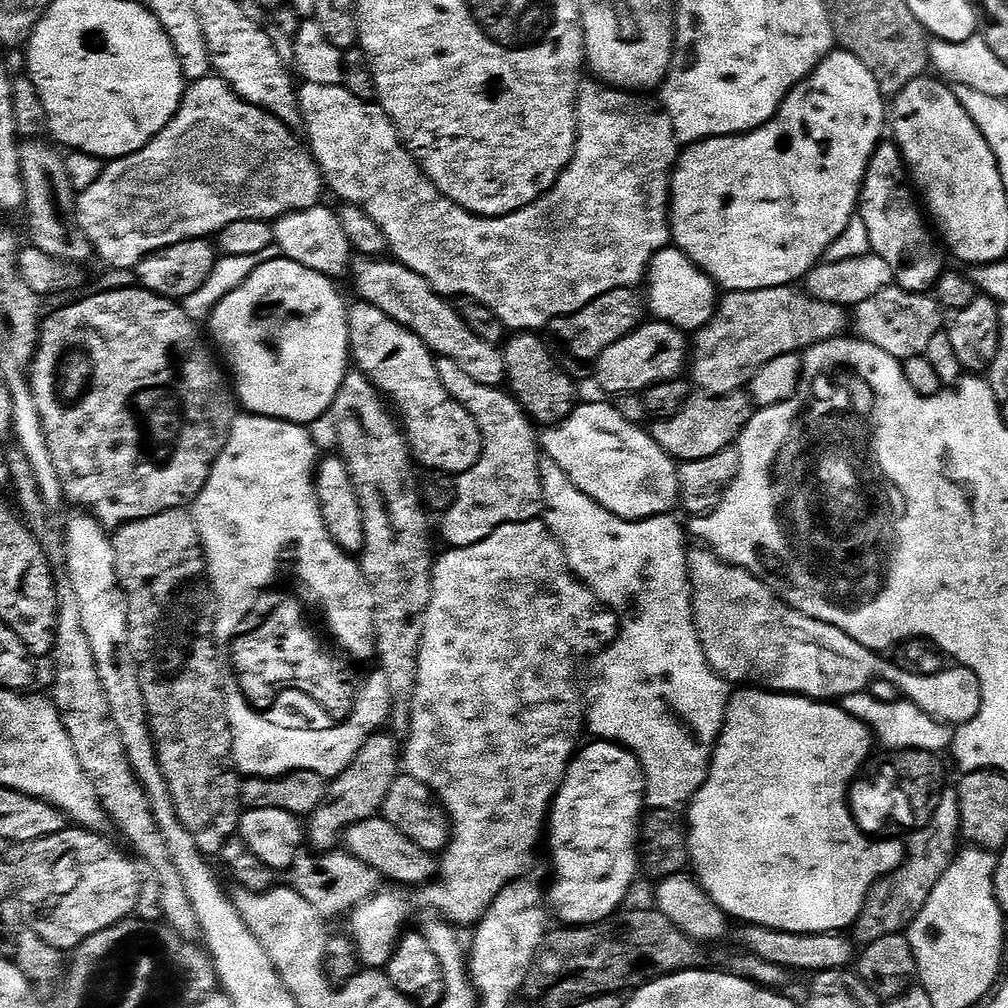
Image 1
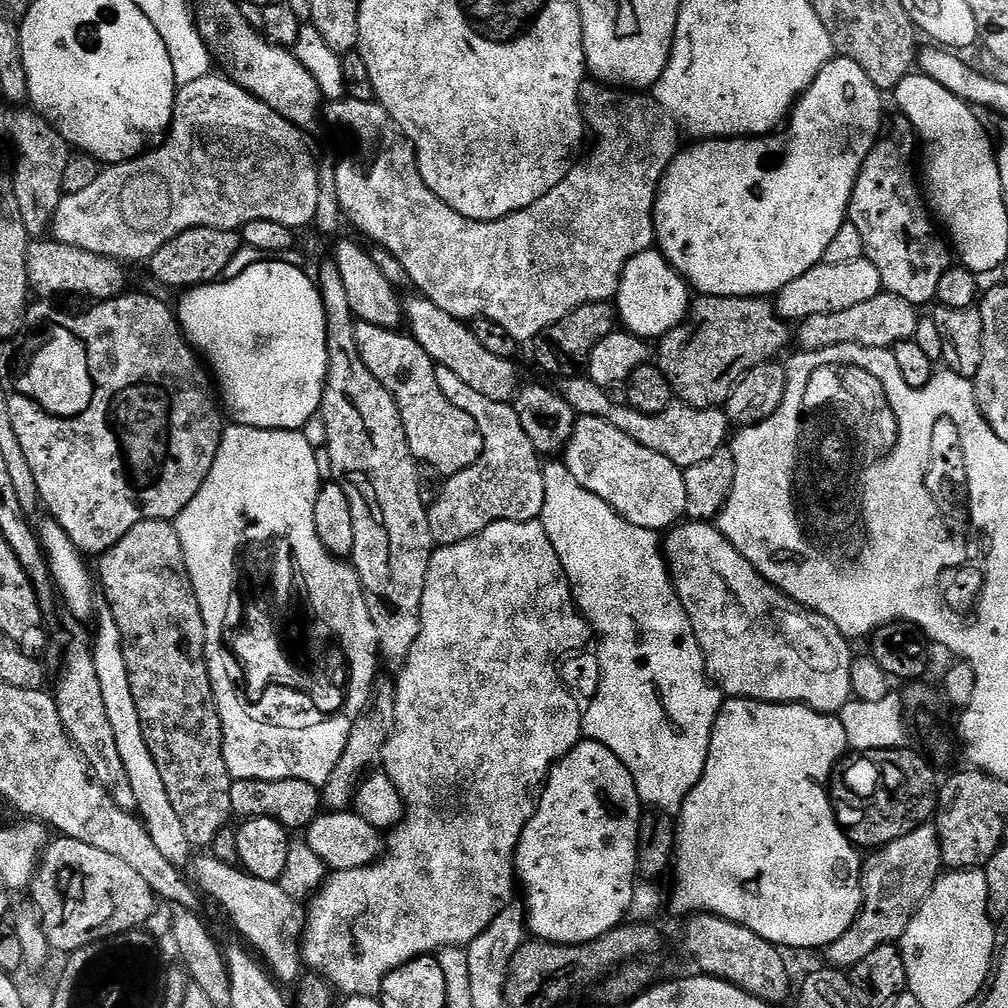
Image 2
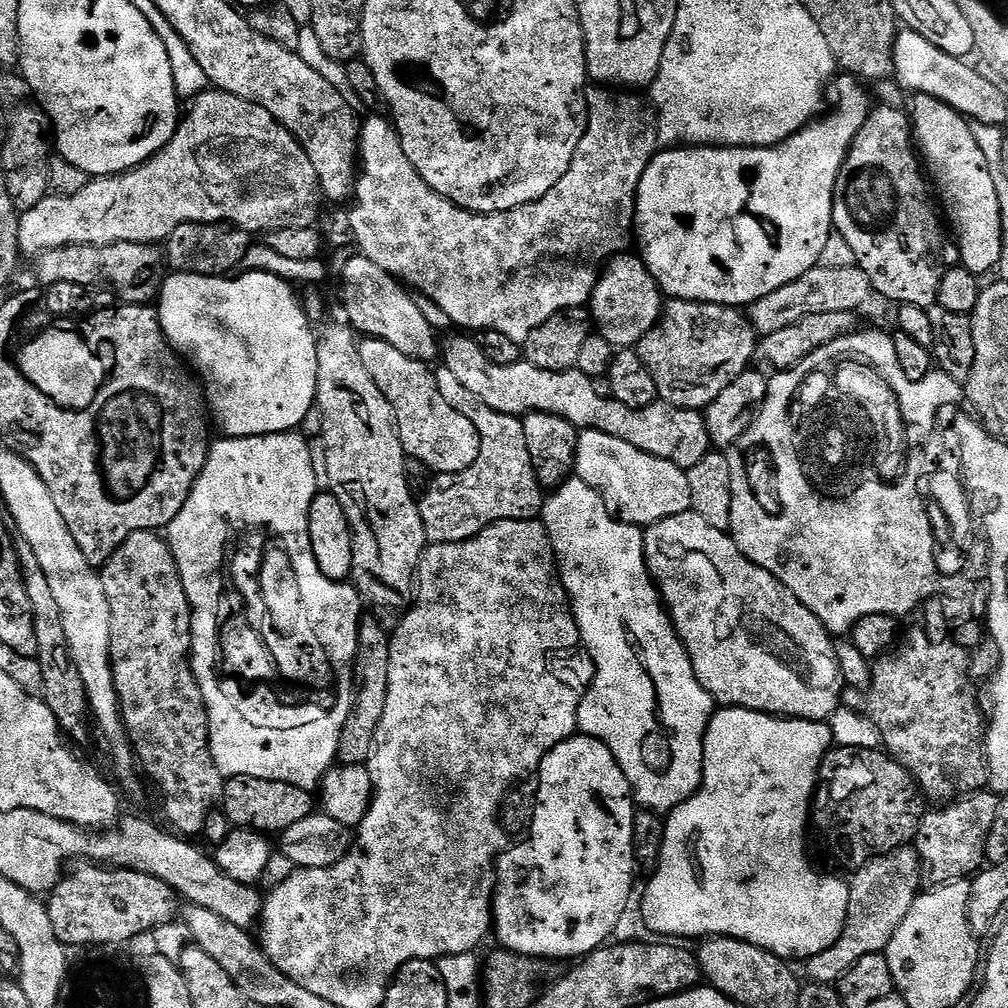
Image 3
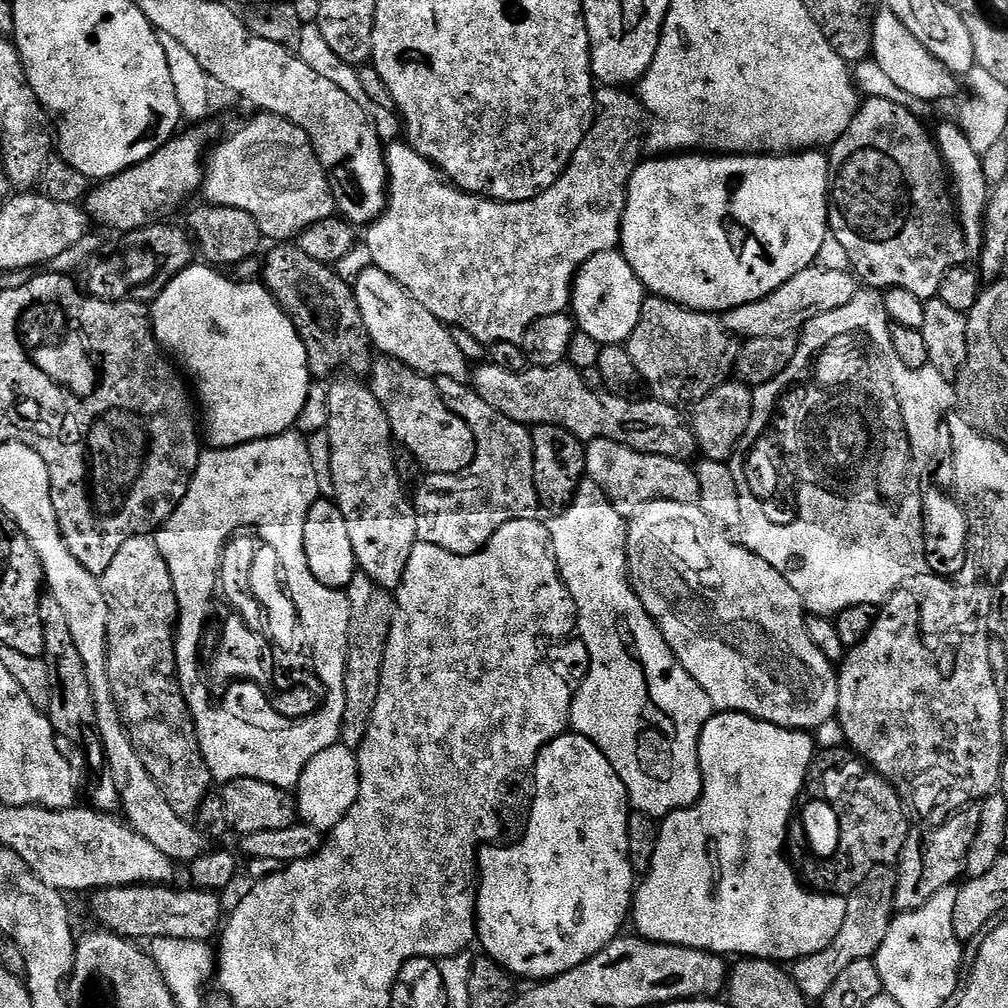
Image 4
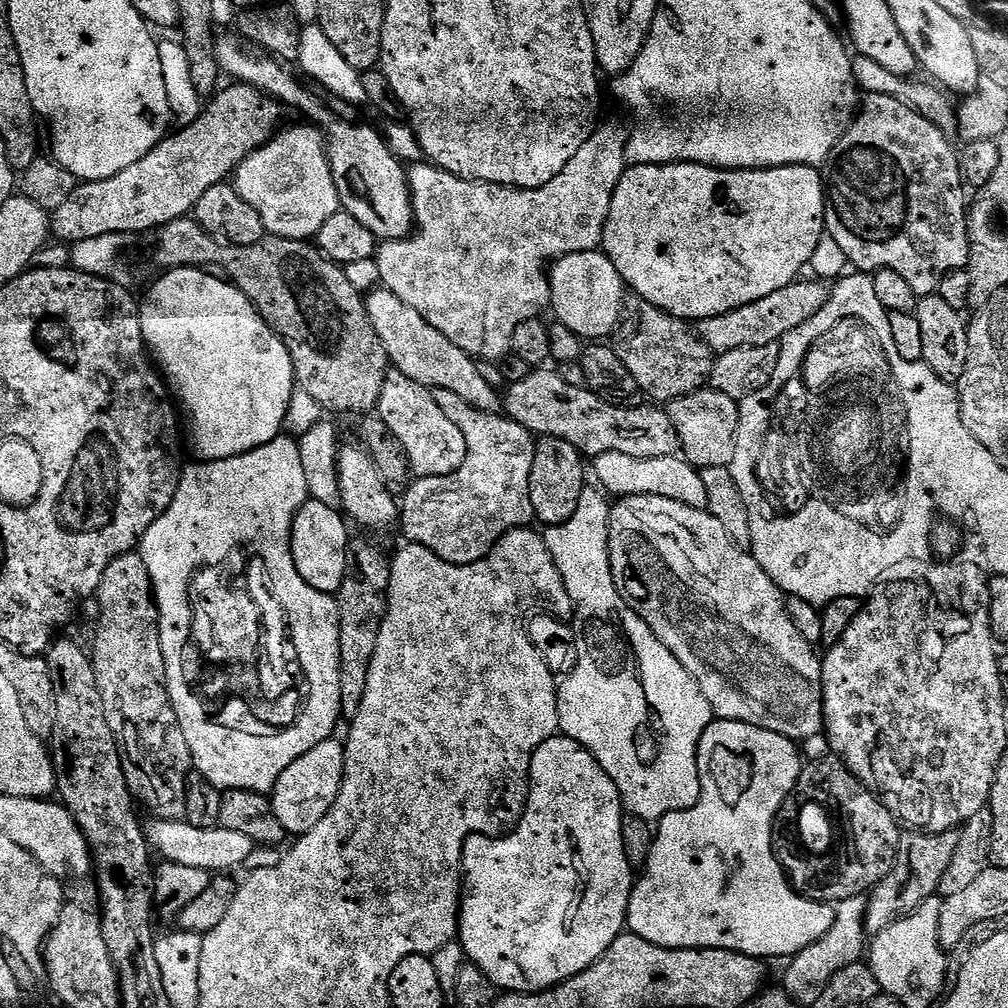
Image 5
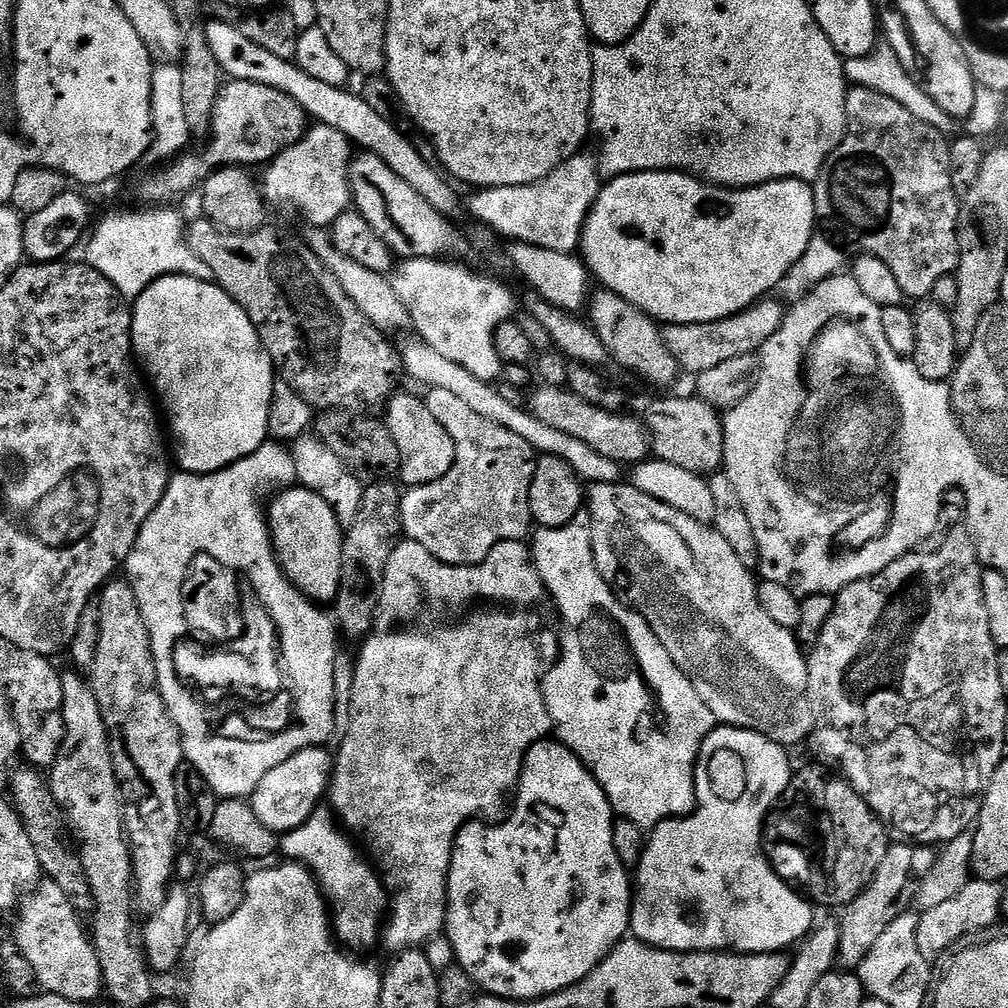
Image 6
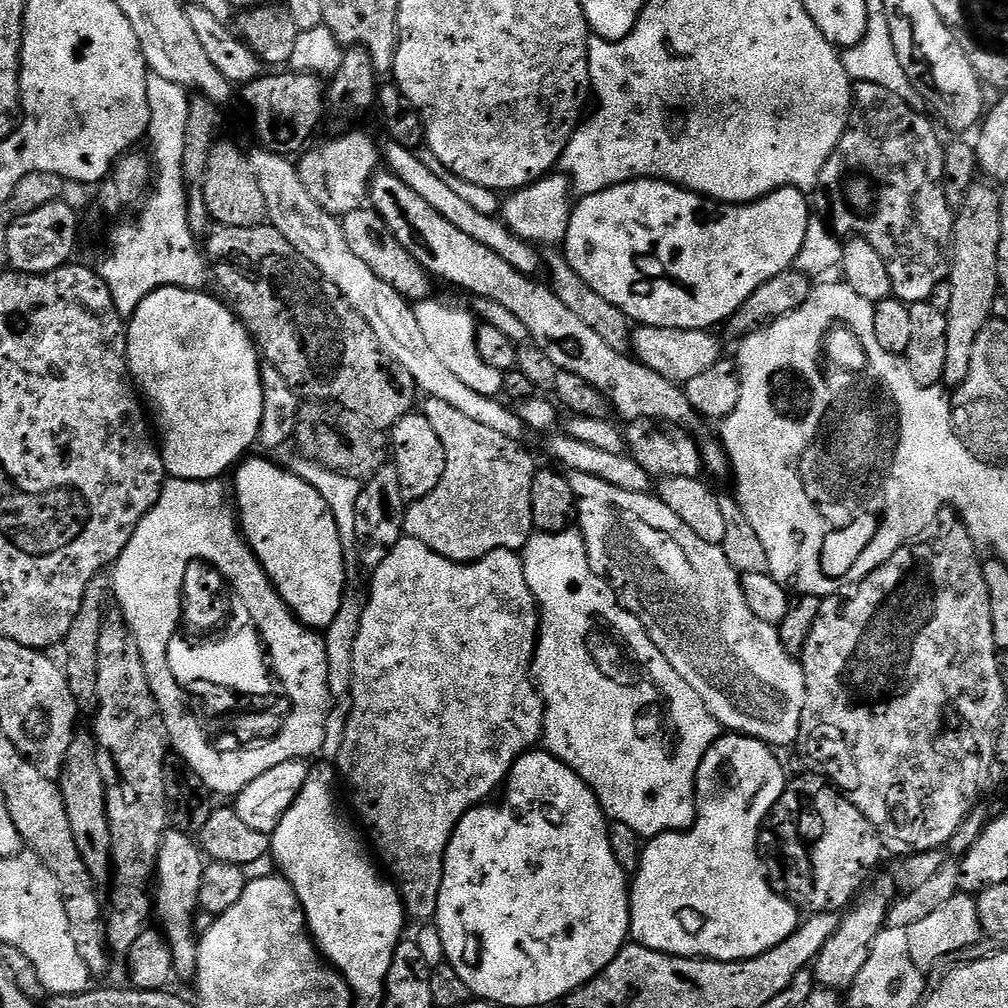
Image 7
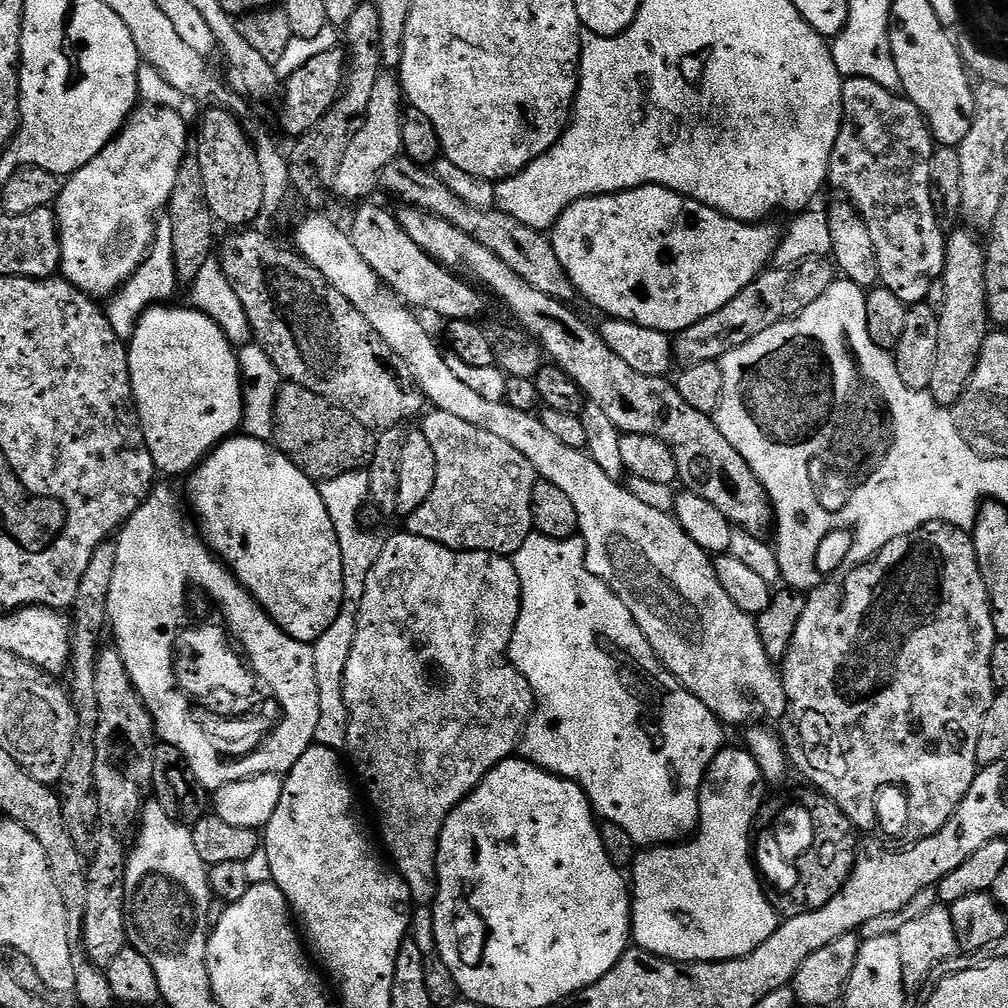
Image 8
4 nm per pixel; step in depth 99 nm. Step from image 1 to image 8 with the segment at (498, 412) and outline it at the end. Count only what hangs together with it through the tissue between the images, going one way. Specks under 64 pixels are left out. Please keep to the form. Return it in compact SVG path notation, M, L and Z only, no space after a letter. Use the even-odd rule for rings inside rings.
M432 410L423 420L422 430L434 446L438 478L434 478L430 498L406 518L407 531L456 552L515 556L534 531L532 491L538 483L536 468L510 442L502 442L502 438L462 422L454 414Z

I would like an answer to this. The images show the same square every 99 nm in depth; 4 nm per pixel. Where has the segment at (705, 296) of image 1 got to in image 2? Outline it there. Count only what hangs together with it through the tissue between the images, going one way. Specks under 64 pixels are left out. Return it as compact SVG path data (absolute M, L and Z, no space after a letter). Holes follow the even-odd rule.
M655 247L630 258L614 297L619 323L627 331L649 342L659 341L661 336L687 320L693 303L694 296L688 281L678 274L678 270L674 270L674 266L670 266L668 259Z

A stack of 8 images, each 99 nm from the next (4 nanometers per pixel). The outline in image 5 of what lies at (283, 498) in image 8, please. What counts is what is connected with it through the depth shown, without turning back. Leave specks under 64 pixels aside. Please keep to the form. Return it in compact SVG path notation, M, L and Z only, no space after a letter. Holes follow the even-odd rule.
M311 498L298 510L292 527L294 566L298 566L298 574L302 574L304 581L314 586L314 590L329 594L339 592L350 568L347 526L345 517L337 509Z

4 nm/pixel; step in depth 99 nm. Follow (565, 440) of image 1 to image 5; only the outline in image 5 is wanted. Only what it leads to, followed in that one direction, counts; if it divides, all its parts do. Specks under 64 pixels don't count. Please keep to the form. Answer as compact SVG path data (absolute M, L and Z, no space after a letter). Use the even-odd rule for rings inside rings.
M602 454L595 457L599 487L609 497L661 496L674 502L682 502L691 508L707 509L706 486L702 483L700 469L679 455L666 458L630 458L630 454Z

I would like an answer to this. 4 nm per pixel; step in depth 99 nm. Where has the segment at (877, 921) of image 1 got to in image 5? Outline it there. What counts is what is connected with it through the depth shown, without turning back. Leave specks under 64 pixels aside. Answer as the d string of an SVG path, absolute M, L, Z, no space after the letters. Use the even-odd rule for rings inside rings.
M853 896L839 901L834 908L834 922L818 942L806 946L797 956L787 961L788 969L784 972L783 991L787 992L791 1000L797 1000L801 1006L810 1006L818 1002L822 990L838 974L838 970L846 970L846 966L861 963L866 952L866 933L864 919L868 909L868 896Z

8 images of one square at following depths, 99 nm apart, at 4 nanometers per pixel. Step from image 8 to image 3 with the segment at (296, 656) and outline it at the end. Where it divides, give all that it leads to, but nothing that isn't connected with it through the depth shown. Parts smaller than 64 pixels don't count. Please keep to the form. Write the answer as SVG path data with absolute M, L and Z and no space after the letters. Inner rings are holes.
M295 431L290 432L275 432L269 436L237 436L235 438L220 438L220 441L213 443L208 450L208 457L206 458L206 466L202 466L202 474L198 474L198 478L194 482L194 486L190 490L190 498L186 498L186 506L182 506L182 510L178 514L178 518L174 518L174 522L169 524L166 529L166 539L168 545L172 547L172 553L176 559L176 565L178 566L178 574L182 578L182 586L186 590L186 598L190 602L192 607L192 669L194 670L194 678L198 682L198 686L202 690L202 698L204 699L204 705L208 711L208 725L210 726L210 748L212 750L212 757L214 762L218 766L218 770L226 778L233 776L245 776L246 778L266 778L267 780L277 780L278 782L290 782L290 786L298 786L302 790L312 792L319 789L324 775L334 767L337 763L336 755L338 754L338 742L340 741L340 735L342 734L342 726L346 726L346 718L350 714L352 709L352 702L354 699L354 665L356 663L356 651L358 650L358 634L360 633L360 621L362 619L362 613L360 613L360 604L362 605L362 597L359 592L351 583L341 582L338 580L331 580L326 578L326 574L322 574L322 570L318 570L318 562L314 558L314 550L310 546L310 506L314 502L314 498L317 494L316 479L314 478L314 462L310 458L310 443L303 435L297 434ZM227 520L241 520L247 521L263 521L267 524L272 524L272 527L277 527L279 531L284 532L284 536L288 538L288 545L292 548L292 558L290 558L290 552L284 554L288 566L290 566L290 572L300 572L300 576L294 576L294 582L296 582L296 590L298 590L298 598L304 598L304 602L311 612L312 620L315 621L315 628L320 633L318 638L318 646L327 646L328 653L330 655L330 674L326 678L324 684L306 684L302 680L306 680L306 650L304 650L304 644L306 644L306 636L300 638L300 646L298 646L298 652L290 652L290 654L298 654L298 658L290 658L290 662L282 662L278 658L278 648L274 650L268 642L268 636L266 636L266 630L274 630L274 622L264 618L264 622L260 626L252 626L248 624L248 628L216 628L216 615L217 615L217 597L219 595L218 582L224 580L222 575L222 545L224 545L224 533L225 523ZM232 678L238 678L238 684L240 686L252 686L254 688L260 688L258 682L266 680L266 686L278 686L278 684L292 684L300 690L306 690L314 696L318 696L318 702L320 704L328 704L328 708L332 708L334 712L328 716L327 719L318 720L317 724L309 725L308 729L300 730L300 740L296 740L296 736L268 736L268 740L264 740L264 732L260 732L260 736L256 736L256 728L240 728L240 716L236 716L236 712L232 712L232 704L229 704L229 700L224 697L224 688L228 682L232 682Z

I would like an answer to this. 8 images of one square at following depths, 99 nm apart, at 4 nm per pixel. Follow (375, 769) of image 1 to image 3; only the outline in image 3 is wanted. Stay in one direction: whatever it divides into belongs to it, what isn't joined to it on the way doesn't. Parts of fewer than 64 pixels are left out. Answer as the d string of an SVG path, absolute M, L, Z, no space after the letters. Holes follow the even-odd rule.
M361 619L358 634L358 650L354 665L354 699L352 709L346 718L346 726L342 726L342 734L338 742L337 761L340 764L367 765L370 754L374 750L374 738L378 734L378 722L382 722L382 713L386 711L386 690L390 686L390 632L376 620Z

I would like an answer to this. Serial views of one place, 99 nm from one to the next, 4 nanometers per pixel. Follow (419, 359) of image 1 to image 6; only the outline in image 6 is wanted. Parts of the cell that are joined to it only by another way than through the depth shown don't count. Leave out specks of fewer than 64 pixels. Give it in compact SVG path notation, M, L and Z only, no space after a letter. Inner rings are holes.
M404 390L397 391L396 395L386 405L386 423L390 434L394 434L394 442L398 442L398 454L400 455L399 479L408 488L417 488L430 482L438 482L454 466L456 447L450 438L448 431L430 414L423 399L418 395L411 396Z

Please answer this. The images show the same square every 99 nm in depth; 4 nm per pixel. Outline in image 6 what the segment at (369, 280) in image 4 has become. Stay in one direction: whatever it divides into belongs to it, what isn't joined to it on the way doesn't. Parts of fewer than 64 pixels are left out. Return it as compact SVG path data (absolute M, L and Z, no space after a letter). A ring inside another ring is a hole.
M413 338L413 340L406 341L404 348L402 344L399 349L399 354L403 371L407 375L409 372L418 383L424 384L423 386L428 388L452 391L457 398L462 398L462 402L470 405L470 410L482 414L482 418L490 418L490 422L498 422L498 426L506 426L506 430L514 430L514 434L518 434L518 438L526 438L526 442L536 453L558 456L566 462L570 462L573 470L580 475L581 481L612 482L617 479L617 461L600 456L586 442L582 442L570 434L564 434L562 430L556 430L554 426L546 426L546 422L542 422L542 418L533 416L527 407L519 408L514 401L507 400L496 389L496 386L470 374L470 370L466 370L466 366L460 366L458 362L452 362L450 358L438 354L438 350L431 348L424 340Z

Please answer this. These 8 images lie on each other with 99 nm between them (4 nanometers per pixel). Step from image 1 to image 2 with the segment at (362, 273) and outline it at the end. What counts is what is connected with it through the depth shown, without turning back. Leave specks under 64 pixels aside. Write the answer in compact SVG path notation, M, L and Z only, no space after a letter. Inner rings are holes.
M412 294L409 300L403 301L402 316L406 321L406 328L408 324L407 331L416 339L418 346L422 346L426 354L430 354L435 364L446 366L446 370L458 374L458 378L462 378L466 386L478 390L478 394L483 394L486 398L494 398L494 402L507 404L515 397L518 391L515 363L482 350L478 338L474 338L471 327L465 321L446 314L446 310L438 310L434 302L425 300L419 294Z

